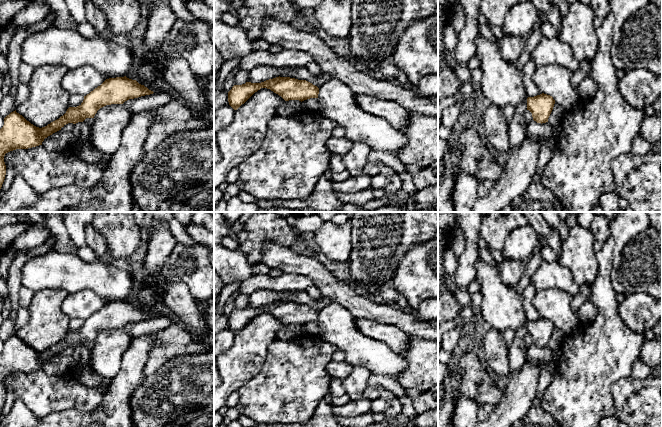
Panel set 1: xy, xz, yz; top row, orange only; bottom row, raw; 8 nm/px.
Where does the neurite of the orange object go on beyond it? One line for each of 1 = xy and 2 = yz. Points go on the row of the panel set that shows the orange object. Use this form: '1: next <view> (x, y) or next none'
1: next none
2: next none

